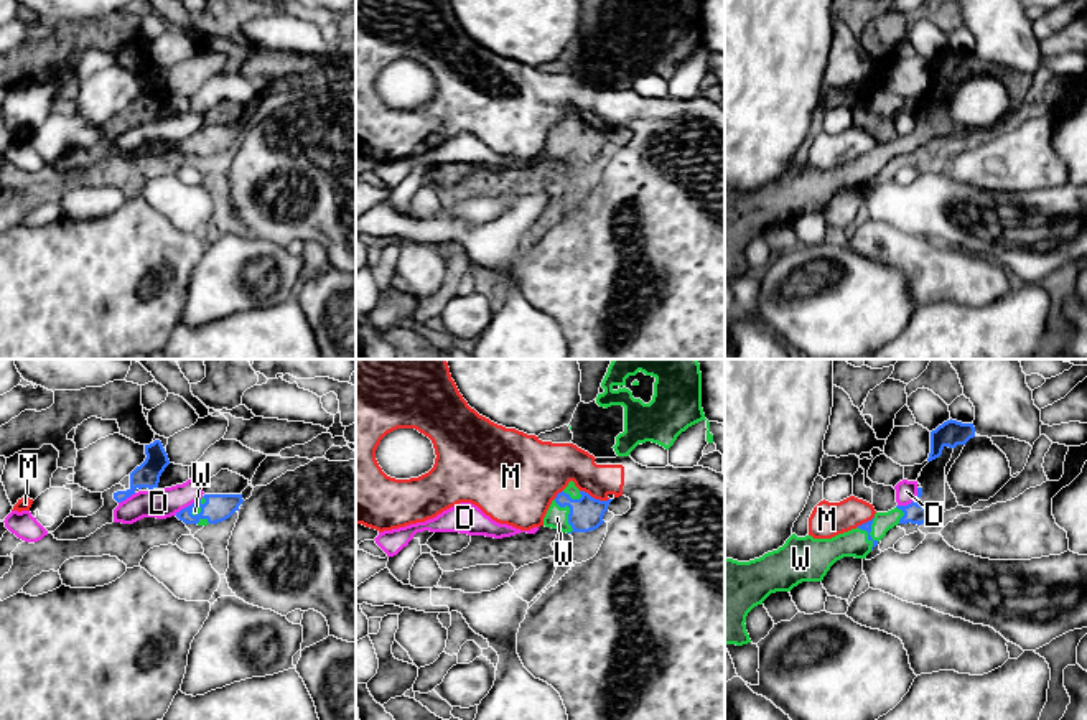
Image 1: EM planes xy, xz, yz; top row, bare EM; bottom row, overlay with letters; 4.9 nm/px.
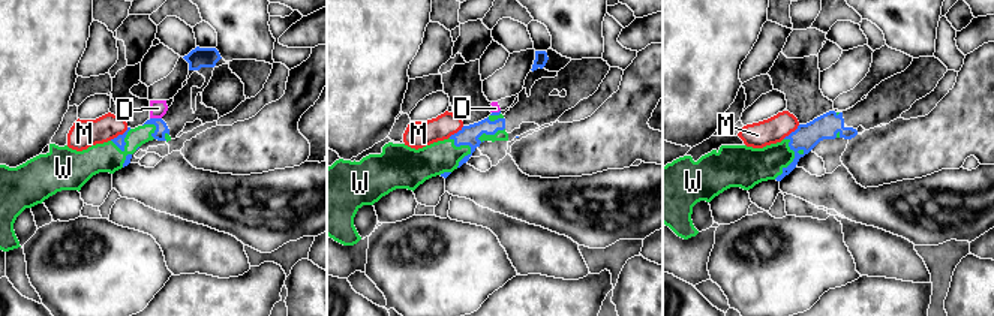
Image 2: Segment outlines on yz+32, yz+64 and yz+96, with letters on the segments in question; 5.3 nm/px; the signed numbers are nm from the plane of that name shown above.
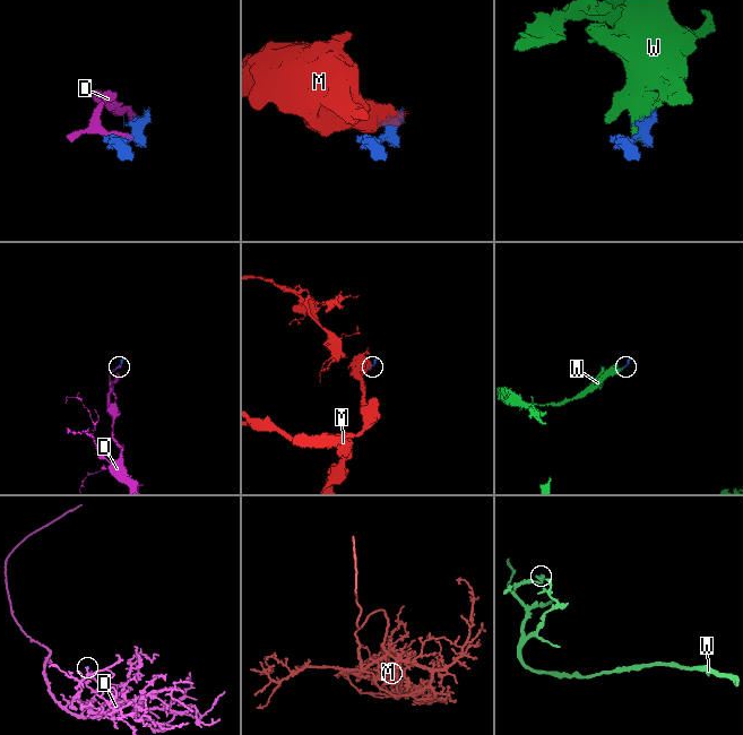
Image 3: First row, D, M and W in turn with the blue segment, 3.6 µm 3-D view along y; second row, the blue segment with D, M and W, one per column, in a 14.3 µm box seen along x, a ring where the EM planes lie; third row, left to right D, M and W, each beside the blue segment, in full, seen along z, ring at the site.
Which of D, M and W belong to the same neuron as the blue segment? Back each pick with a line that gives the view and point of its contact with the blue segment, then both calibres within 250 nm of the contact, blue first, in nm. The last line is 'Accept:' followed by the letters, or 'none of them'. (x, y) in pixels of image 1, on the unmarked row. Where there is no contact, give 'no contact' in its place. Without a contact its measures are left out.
W: meets blue in yz at (868, 165); 50 nm thick on the blue side, 150 nm on the other
Accept: W

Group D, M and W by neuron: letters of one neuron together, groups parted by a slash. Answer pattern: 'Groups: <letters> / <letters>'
Groups: D / M / W

